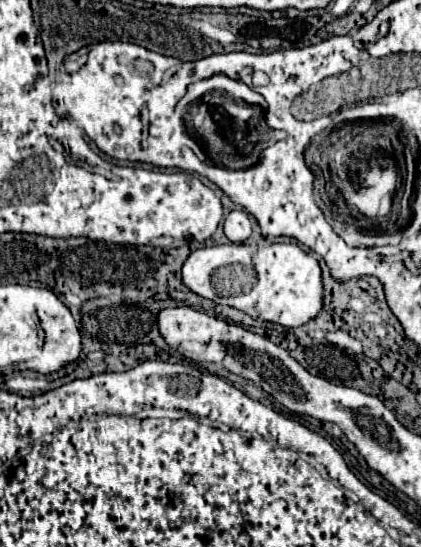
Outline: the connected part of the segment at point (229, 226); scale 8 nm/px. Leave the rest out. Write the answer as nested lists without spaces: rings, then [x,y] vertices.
[[[235,210],[235,212],[231,212],[227,216],[227,220],[225,220],[225,236],[235,244],[245,242],[251,236],[251,222],[249,222],[247,212]]]

